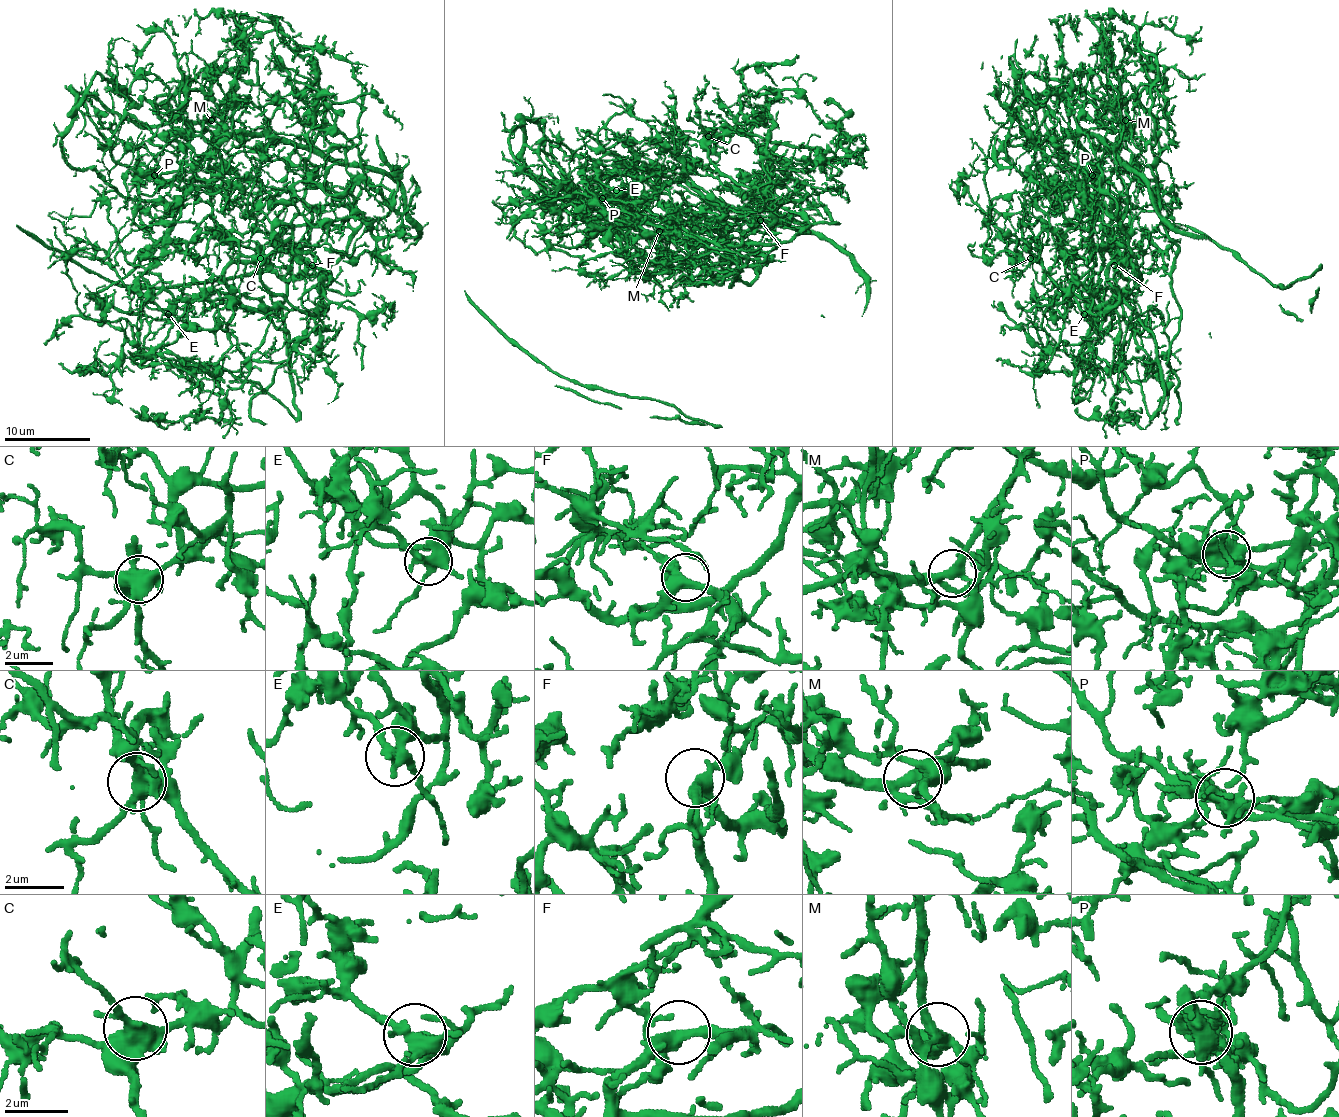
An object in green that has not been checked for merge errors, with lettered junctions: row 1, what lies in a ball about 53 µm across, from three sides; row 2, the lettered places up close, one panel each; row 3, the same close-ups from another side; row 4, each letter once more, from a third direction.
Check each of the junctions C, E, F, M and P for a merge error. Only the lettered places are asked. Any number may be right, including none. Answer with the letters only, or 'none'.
M, P

